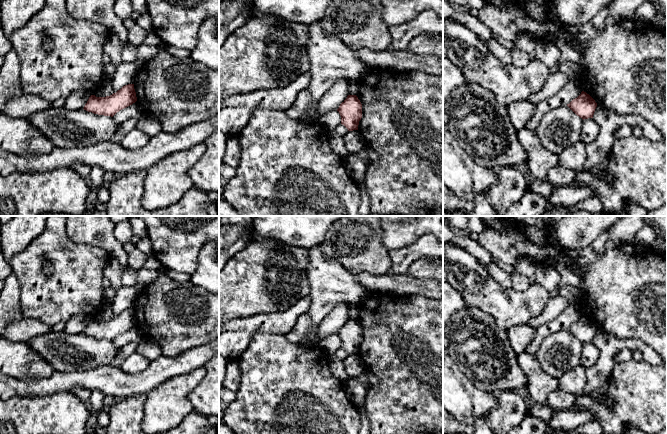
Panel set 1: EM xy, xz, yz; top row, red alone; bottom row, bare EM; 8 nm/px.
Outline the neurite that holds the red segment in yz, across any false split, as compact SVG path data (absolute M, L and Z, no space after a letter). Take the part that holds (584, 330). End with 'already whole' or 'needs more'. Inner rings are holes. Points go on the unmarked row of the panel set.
M582 315L581 318L573 323L567 330L580 342L588 343L593 342L597 327L586 316Z | already whole

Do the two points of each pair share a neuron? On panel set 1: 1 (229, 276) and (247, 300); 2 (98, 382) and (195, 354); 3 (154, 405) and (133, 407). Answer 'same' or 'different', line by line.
1: same
2: same
3: different

